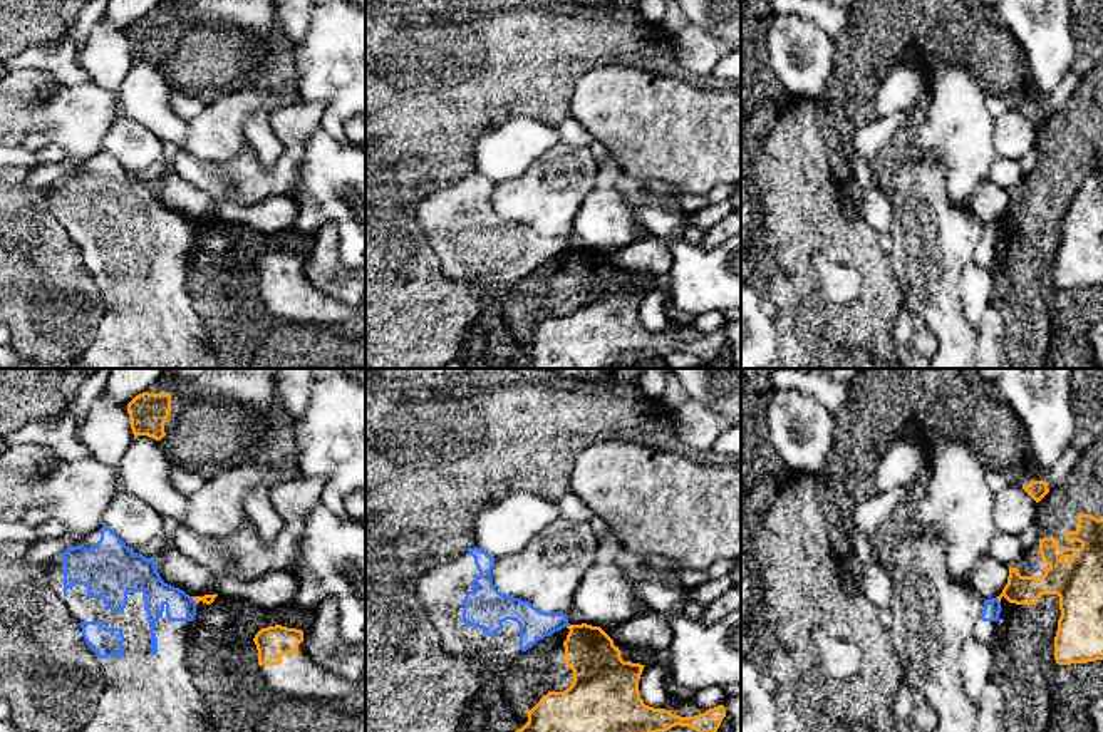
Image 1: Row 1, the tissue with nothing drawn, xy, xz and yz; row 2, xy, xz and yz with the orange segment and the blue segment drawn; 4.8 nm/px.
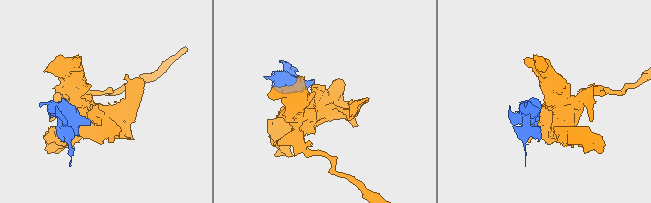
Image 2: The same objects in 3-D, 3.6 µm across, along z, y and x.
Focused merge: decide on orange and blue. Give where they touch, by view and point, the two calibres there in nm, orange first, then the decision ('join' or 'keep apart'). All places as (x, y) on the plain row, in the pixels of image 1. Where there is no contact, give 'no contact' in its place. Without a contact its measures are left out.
contact xy (193, 223); calibres 50 and 140 nm; keep apart

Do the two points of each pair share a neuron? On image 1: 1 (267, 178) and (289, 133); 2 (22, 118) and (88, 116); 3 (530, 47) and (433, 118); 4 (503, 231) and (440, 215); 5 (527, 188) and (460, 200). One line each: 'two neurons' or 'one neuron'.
1: one neuron
2: one neuron
3: one neuron
4: one neuron
5: two neurons

